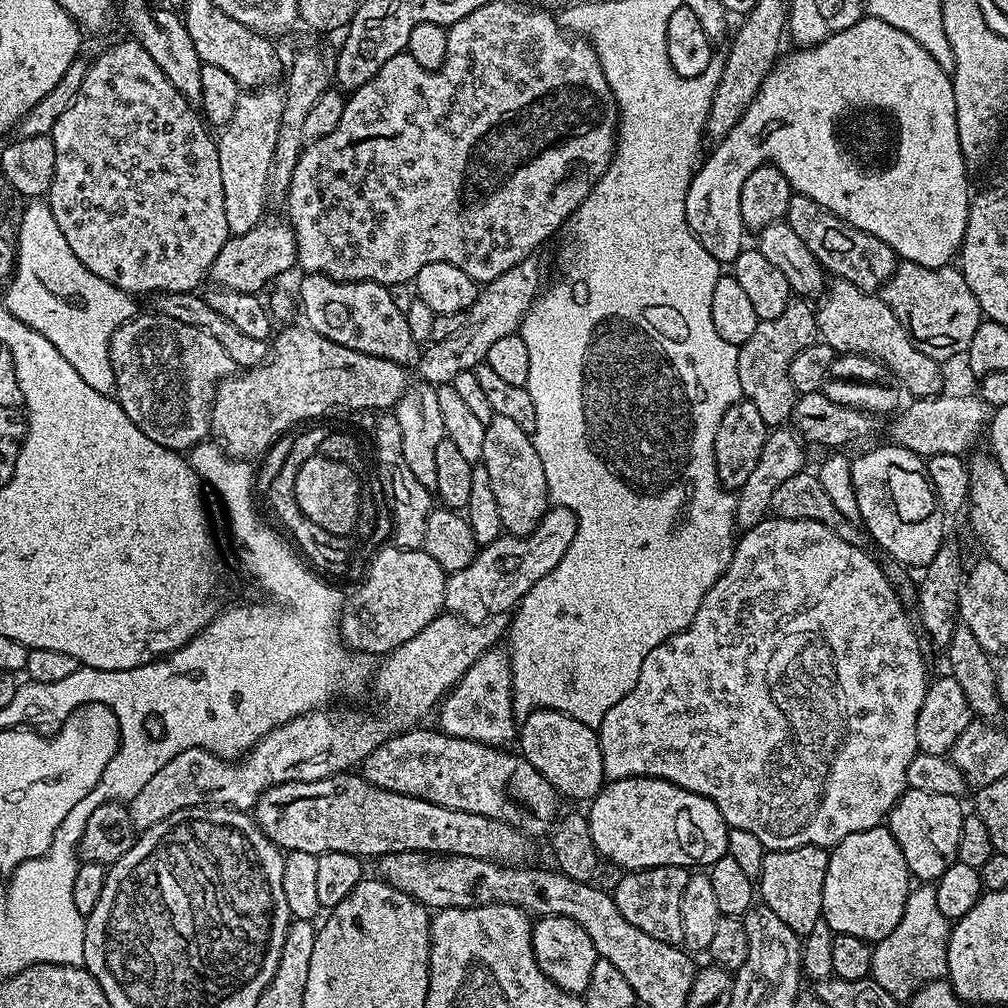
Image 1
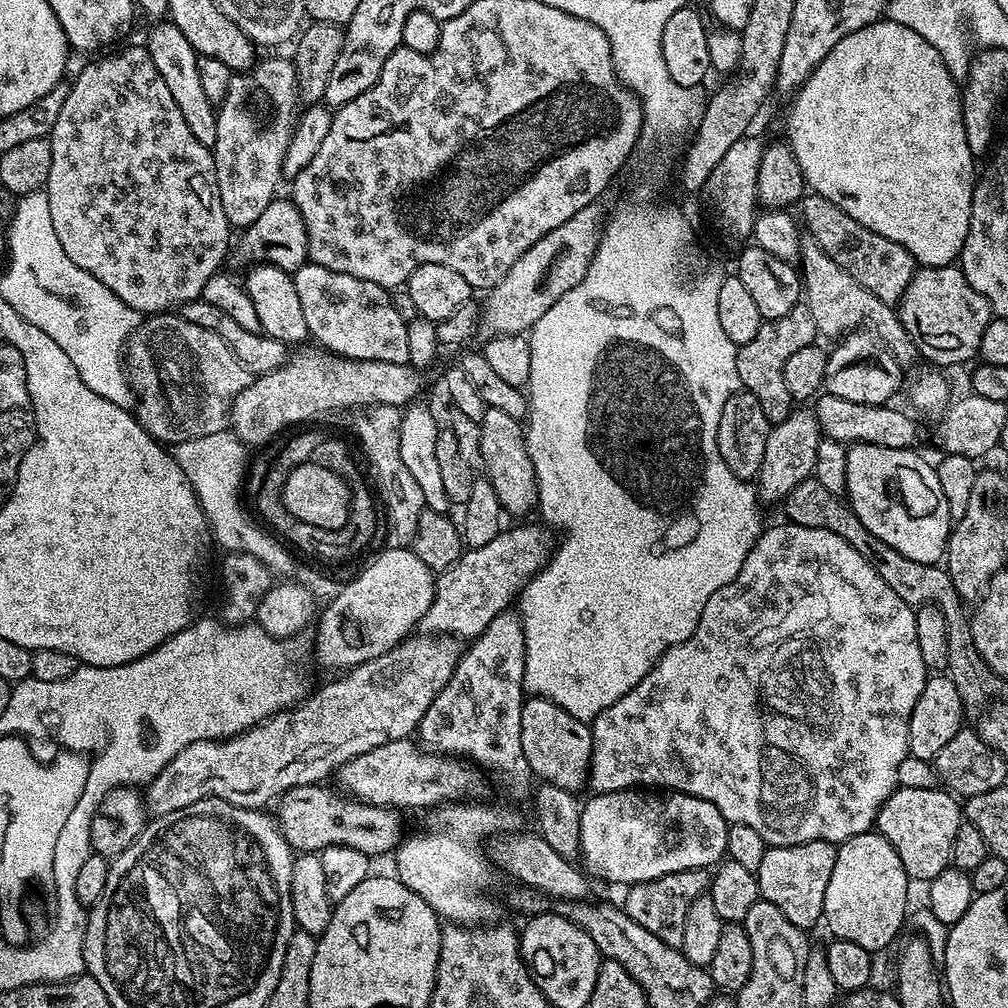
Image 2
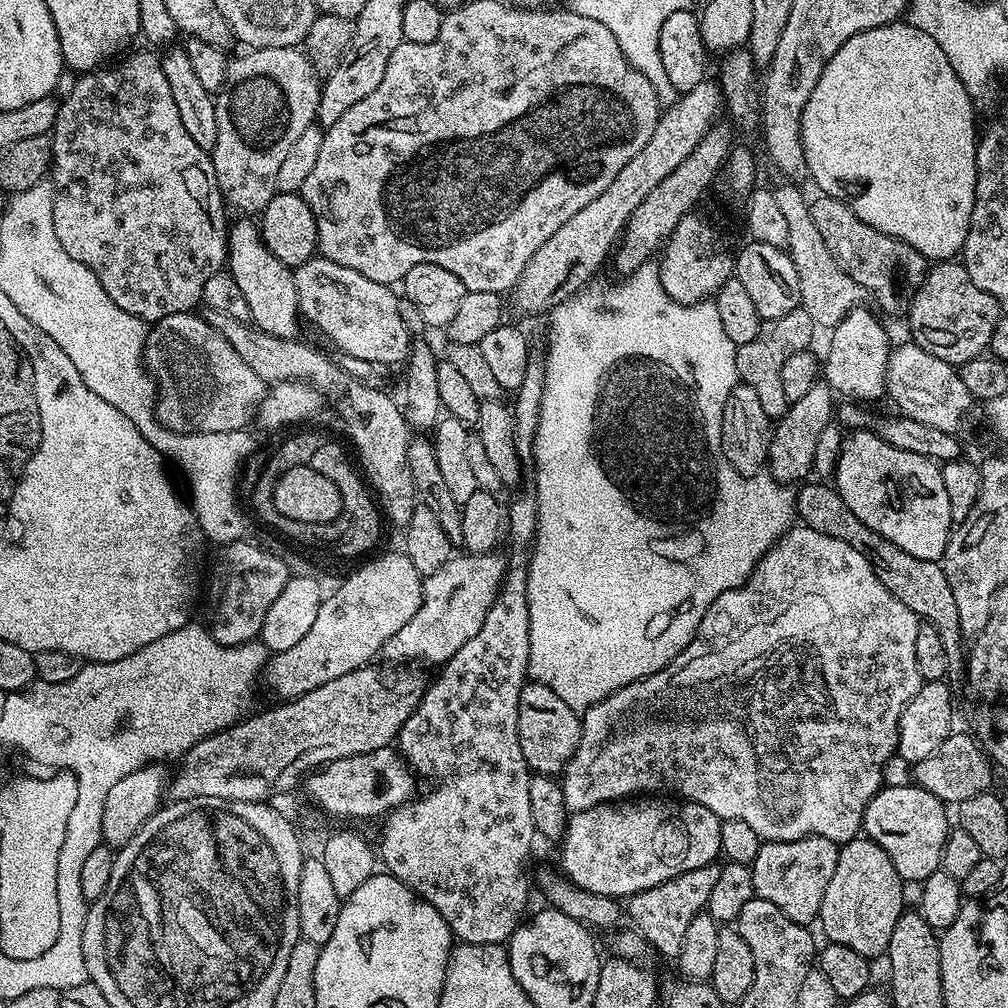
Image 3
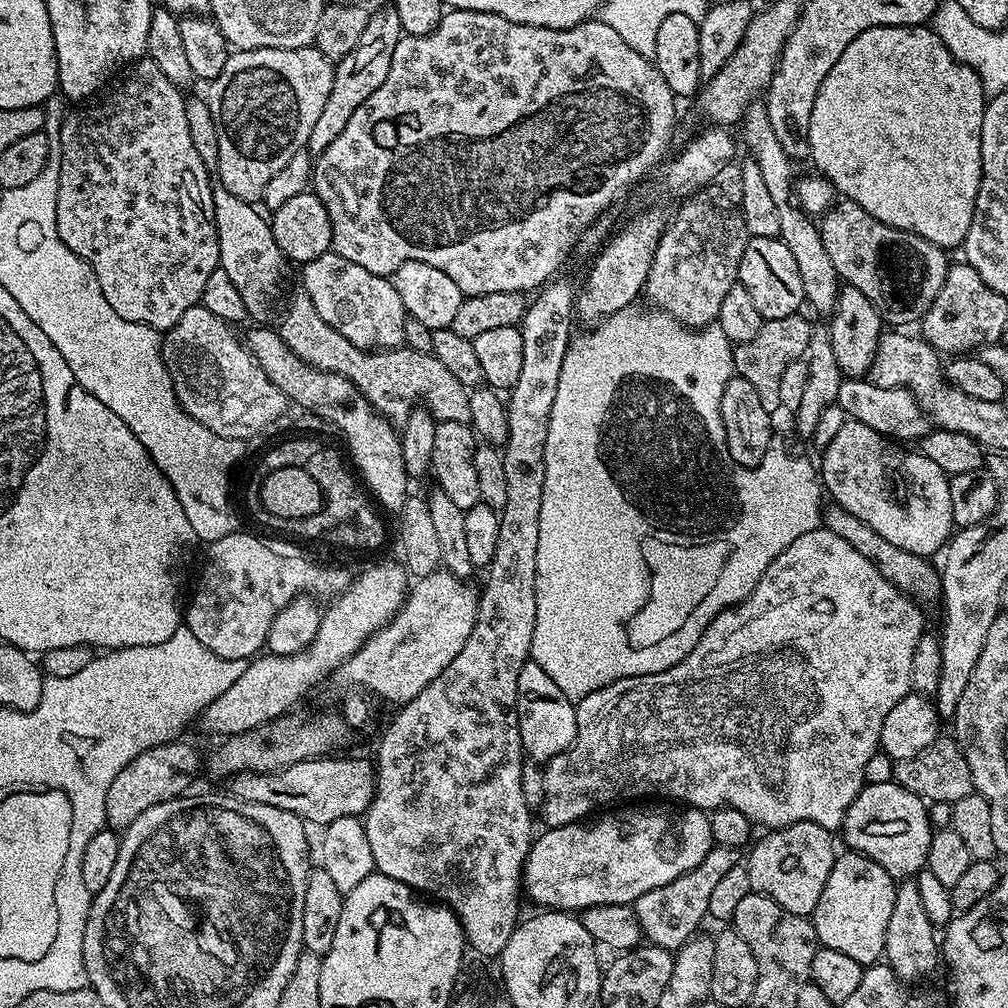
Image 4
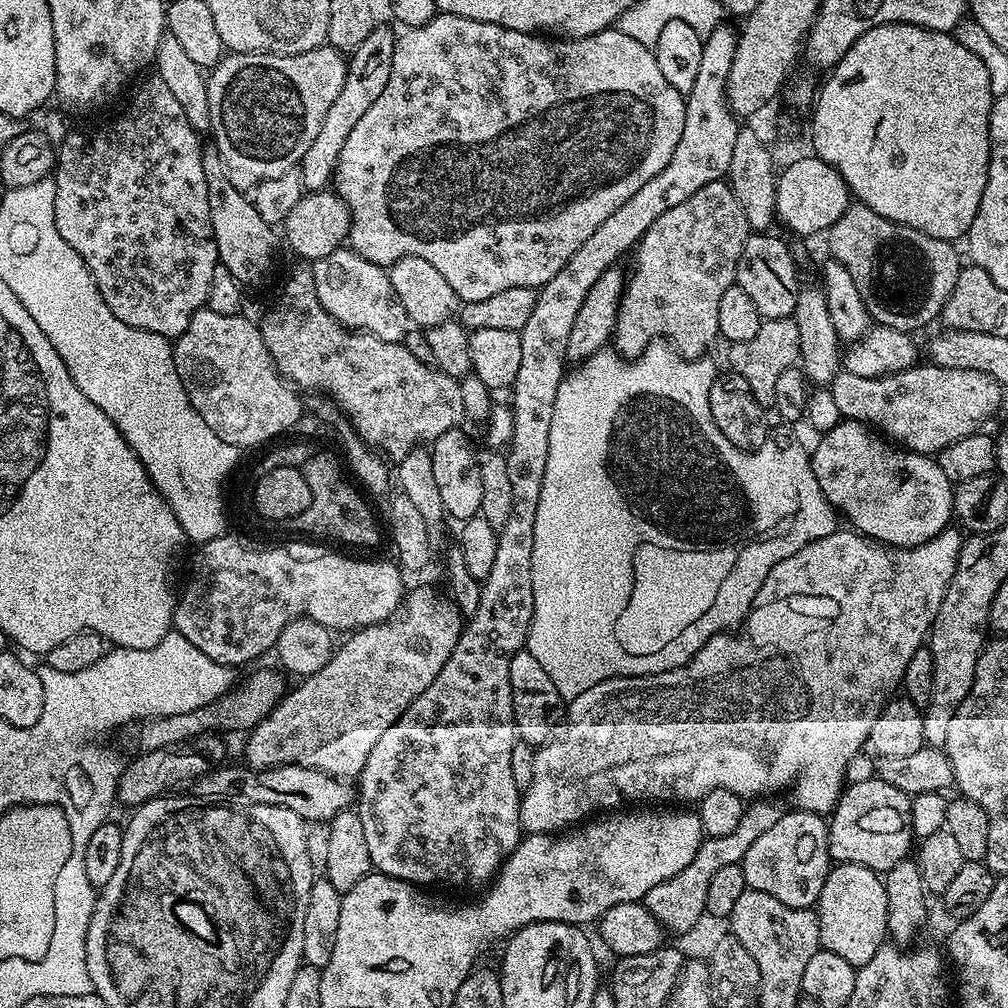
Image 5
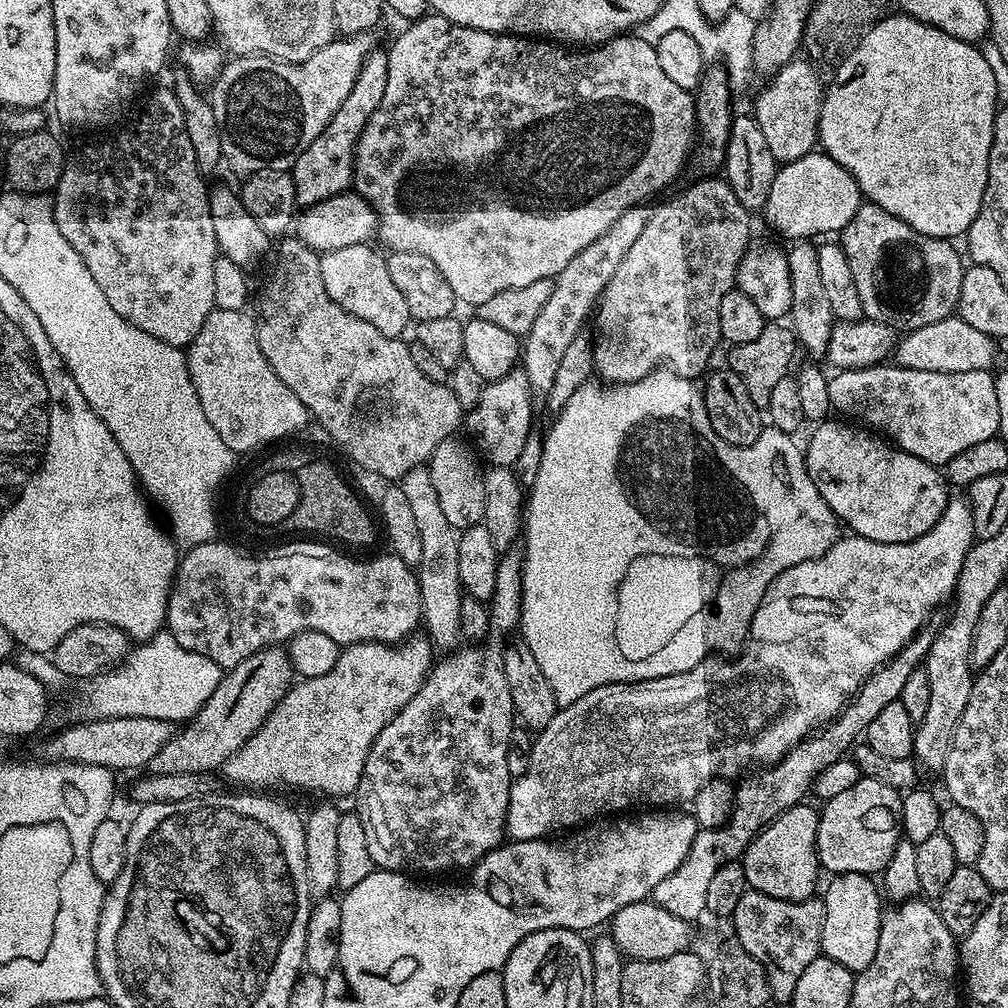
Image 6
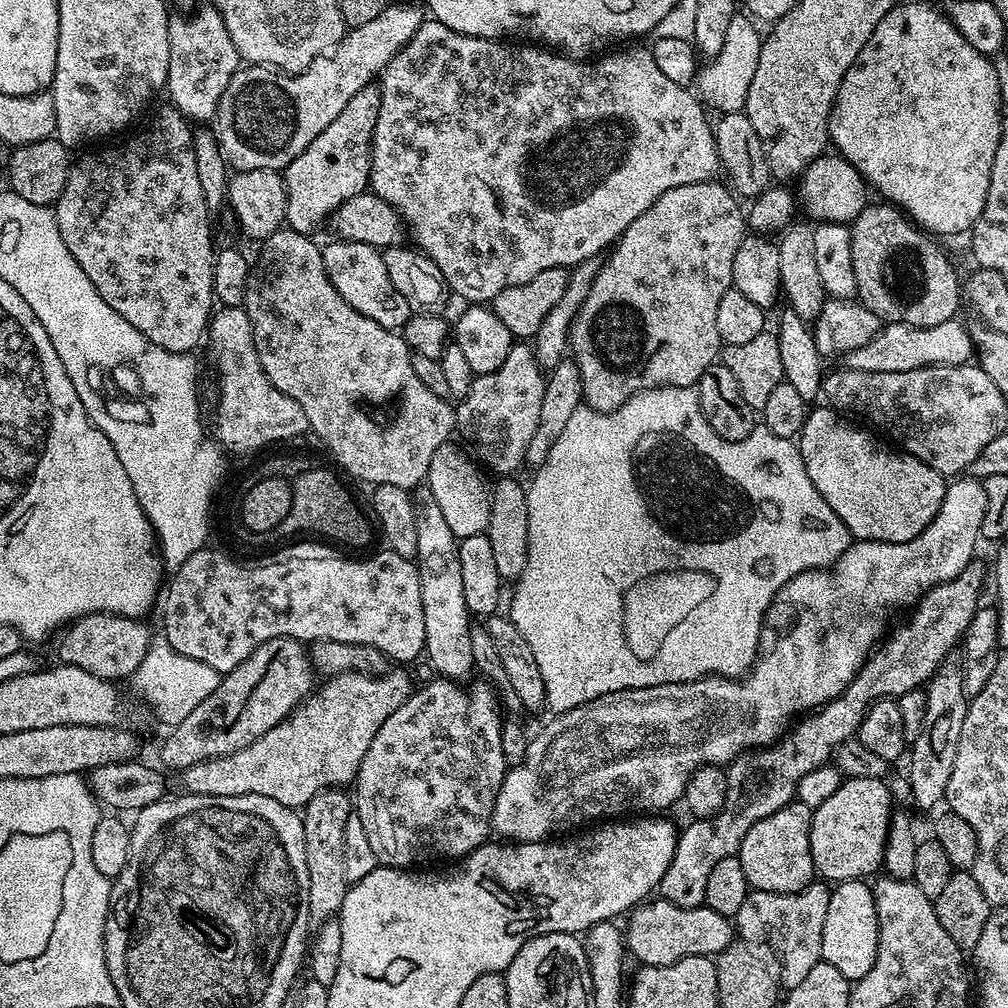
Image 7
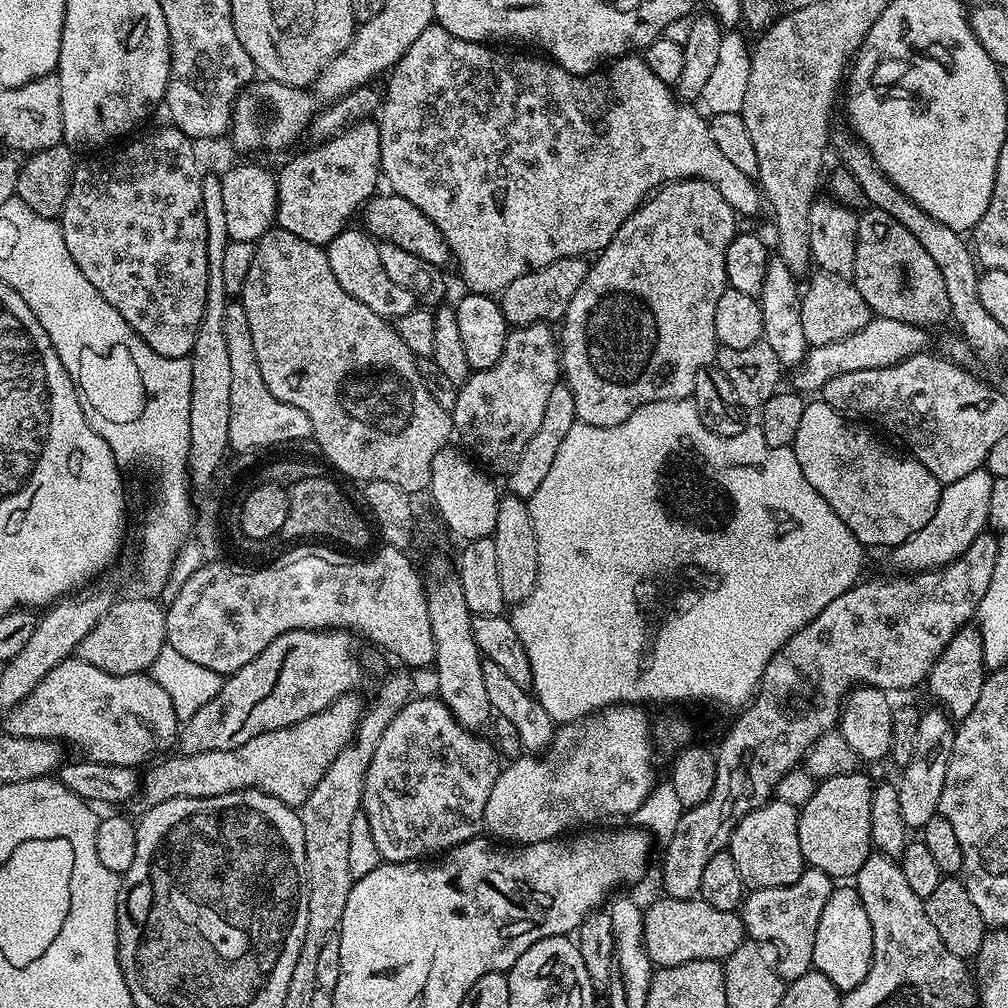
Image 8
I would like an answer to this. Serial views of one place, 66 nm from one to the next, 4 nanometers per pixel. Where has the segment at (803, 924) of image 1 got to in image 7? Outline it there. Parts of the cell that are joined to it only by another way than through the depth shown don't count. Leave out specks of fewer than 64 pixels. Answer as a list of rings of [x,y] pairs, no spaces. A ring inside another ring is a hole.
[[[793,802],[782,810],[754,822],[740,843],[739,857],[749,889],[774,894],[794,894],[813,883],[814,869],[810,854],[812,808]]]

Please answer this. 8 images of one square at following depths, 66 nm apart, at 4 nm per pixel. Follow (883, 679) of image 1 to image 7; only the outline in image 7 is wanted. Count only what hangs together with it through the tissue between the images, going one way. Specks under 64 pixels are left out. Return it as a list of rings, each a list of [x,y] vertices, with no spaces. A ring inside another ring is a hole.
[[[956,478],[951,481],[944,489],[942,506],[938,514],[930,522],[922,534],[910,538],[910,542],[878,542],[877,540],[856,540],[849,546],[845,552],[836,560],[835,564],[827,570],[813,570],[810,572],[800,572],[778,590],[776,599],[768,607],[766,617],[769,625],[777,624],[780,628],[788,628],[788,633],[769,650],[757,659],[756,663],[748,669],[747,673],[739,678],[729,678],[727,676],[703,676],[700,680],[691,680],[685,684],[663,684],[653,688],[631,688],[630,690],[618,690],[606,694],[602,698],[594,698],[590,702],[578,705],[574,710],[559,713],[537,736],[533,735],[528,741],[525,761],[521,765],[508,768],[504,774],[504,781],[496,795],[494,810],[492,811],[492,832],[497,837],[503,838],[508,842],[531,842],[534,840],[546,840],[559,830],[563,824],[580,824],[583,820],[592,820],[595,816],[604,816],[600,818],[620,818],[625,814],[648,814],[653,810],[664,810],[668,808],[675,800],[679,801],[686,790],[686,782],[693,770],[701,768],[707,764],[719,764],[727,766],[732,763],[736,757],[743,752],[755,750],[761,746],[776,743],[785,731],[784,723],[791,716],[799,717],[809,710],[819,709],[821,706],[829,704],[831,700],[836,699],[844,692],[848,683],[854,679],[860,672],[864,661],[872,655],[874,649],[881,643],[885,635],[886,627],[880,619],[887,614],[888,608],[904,608],[915,605],[916,601],[928,592],[934,586],[942,582],[950,582],[977,555],[976,543],[981,543],[982,537],[982,514],[986,514],[986,490],[983,483],[975,478]],[[908,604],[908,605],[907,605]],[[834,623],[840,628],[828,628]],[[792,624],[792,625],[791,625]],[[881,635],[881,636],[880,636]],[[765,655],[765,656],[764,656]],[[807,708],[812,708],[808,709]],[[805,711],[805,712],[804,712]],[[799,712],[804,712],[800,713]],[[784,728],[784,729],[783,729]]]

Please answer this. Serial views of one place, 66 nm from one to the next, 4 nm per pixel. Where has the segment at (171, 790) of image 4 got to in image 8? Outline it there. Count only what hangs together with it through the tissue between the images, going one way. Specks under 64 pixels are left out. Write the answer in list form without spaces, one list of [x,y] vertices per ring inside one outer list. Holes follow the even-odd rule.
[[[290,630],[258,658],[246,662],[242,670],[233,672],[217,687],[216,696],[198,710],[191,718],[183,721],[178,732],[178,748],[184,754],[198,754],[206,750],[234,750],[250,738],[258,734],[266,734],[270,730],[282,730],[291,724],[297,724],[302,718],[310,718],[319,712],[325,712],[338,698],[355,693],[362,677],[361,657],[352,649],[353,633],[347,630]]]

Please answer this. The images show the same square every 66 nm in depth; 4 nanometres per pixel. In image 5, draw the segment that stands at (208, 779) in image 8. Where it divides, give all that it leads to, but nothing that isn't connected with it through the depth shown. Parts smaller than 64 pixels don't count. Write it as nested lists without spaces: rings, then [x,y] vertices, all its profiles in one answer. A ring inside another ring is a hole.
[[[416,588],[405,595],[400,611],[395,616],[385,620],[382,624],[374,626],[366,626],[365,628],[353,631],[347,637],[348,640],[344,645],[340,644],[335,649],[332,657],[322,669],[318,670],[312,676],[303,677],[299,681],[297,688],[289,687],[285,691],[284,697],[274,706],[274,710],[270,710],[268,717],[255,728],[247,733],[248,741],[244,744],[244,756],[247,767],[250,768],[277,768],[280,764],[297,764],[303,768],[313,768],[314,770],[322,770],[331,776],[339,776],[341,778],[359,777],[361,770],[366,766],[366,758],[370,758],[370,750],[374,750],[374,742],[378,742],[378,738],[382,738],[382,734],[386,734],[386,730],[390,730],[390,726],[398,717],[404,713],[410,706],[410,702],[414,702],[414,698],[418,698],[418,694],[422,694],[422,690],[426,690],[426,686],[430,686],[430,682],[434,682],[434,678],[438,678],[438,670],[442,670],[442,666],[446,666],[446,662],[450,658],[450,654],[454,650],[454,646],[460,640],[462,631],[462,617],[459,609],[452,603],[451,599],[439,596],[432,588]]]

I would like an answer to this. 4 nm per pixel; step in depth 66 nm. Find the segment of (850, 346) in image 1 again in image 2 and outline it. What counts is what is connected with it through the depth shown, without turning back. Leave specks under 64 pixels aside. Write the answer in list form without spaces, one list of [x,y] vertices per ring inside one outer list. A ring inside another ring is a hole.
[[[810,238],[801,239],[799,271],[802,273],[802,296],[808,305],[810,315],[814,318],[814,326],[821,337],[843,337],[845,334],[867,326],[874,330],[874,335],[889,352],[895,356],[902,366],[908,366],[912,359],[917,359],[918,353],[915,344],[902,326],[897,309],[893,305],[882,302],[866,286],[862,286],[818,242]]]

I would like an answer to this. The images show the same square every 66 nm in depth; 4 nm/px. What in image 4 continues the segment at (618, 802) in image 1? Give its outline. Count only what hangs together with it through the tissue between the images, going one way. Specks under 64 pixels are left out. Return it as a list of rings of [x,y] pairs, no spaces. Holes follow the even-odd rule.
[[[644,804],[641,808],[620,808],[617,812],[597,815],[597,820],[564,824],[561,828],[548,828],[537,835],[524,863],[526,896],[537,900],[548,910],[567,910],[573,914],[581,908],[593,908],[603,904],[633,904],[646,890],[666,886],[682,874],[694,870],[714,847],[707,811],[691,806],[659,808],[656,804]]]

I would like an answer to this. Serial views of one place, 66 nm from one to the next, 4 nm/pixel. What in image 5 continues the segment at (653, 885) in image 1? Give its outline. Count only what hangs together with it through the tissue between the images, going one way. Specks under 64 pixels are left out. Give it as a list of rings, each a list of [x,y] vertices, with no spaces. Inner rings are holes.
[[[756,798],[745,807],[742,820],[738,822],[738,830],[734,834],[726,834],[726,838],[707,837],[700,843],[698,854],[694,854],[694,862],[686,866],[674,878],[666,878],[666,882],[658,882],[654,890],[644,895],[642,903],[648,907],[650,914],[658,918],[658,922],[664,927],[665,933],[688,932],[700,919],[705,919],[706,890],[710,886],[710,878],[714,878],[717,870],[722,866],[734,866],[743,861],[746,850],[754,846],[754,838],[759,838],[778,822],[785,814],[785,805],[775,804],[772,798]]]

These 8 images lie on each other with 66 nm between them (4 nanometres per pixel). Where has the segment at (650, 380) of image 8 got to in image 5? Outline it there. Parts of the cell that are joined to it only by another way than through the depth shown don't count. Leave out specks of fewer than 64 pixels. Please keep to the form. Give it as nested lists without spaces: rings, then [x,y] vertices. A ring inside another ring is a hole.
[[[715,180],[710,182],[710,186],[702,186],[702,190],[698,190],[698,194],[690,194],[690,198],[686,198],[686,202],[678,202],[678,206],[668,208],[666,214],[662,214],[644,231],[644,235],[640,237],[640,243],[634,249],[636,255],[636,265],[633,266],[632,272],[627,277],[624,286],[624,296],[620,299],[620,309],[616,312],[616,326],[614,329],[614,348],[621,356],[625,358],[635,358],[648,349],[650,342],[657,338],[663,338],[667,343],[671,344],[685,360],[695,360],[703,357],[704,352],[711,346],[715,340],[718,340],[720,331],[718,330],[718,305],[722,294],[726,294],[726,290],[730,290],[730,286],[736,282],[736,271],[738,270],[738,258],[742,258],[742,250],[746,246],[750,229],[746,222],[746,214],[742,214],[742,206],[740,200],[734,198],[731,184],[724,180]]]

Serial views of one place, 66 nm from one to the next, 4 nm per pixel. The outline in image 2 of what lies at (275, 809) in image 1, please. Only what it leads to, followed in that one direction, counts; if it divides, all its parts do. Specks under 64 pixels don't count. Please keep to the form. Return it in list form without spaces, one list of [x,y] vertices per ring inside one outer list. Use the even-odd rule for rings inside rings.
[[[323,783],[307,784],[301,788],[291,788],[279,797],[280,809],[274,812],[278,827],[286,842],[293,850],[301,853],[320,853],[330,846],[350,846],[362,850],[370,858],[395,853],[396,847],[406,835],[404,820],[395,808],[383,808],[353,800],[339,791],[324,788]],[[520,830],[505,832],[501,835],[491,837],[491,839],[487,841],[486,851],[493,865],[495,865],[499,871],[501,868],[502,871],[509,872],[514,879],[520,880],[516,882],[519,882],[521,885],[535,889],[547,897],[555,898],[556,900],[581,899],[581,869],[577,867],[573,861],[562,858],[562,856],[535,831],[532,831],[533,833],[523,832],[524,831]]]

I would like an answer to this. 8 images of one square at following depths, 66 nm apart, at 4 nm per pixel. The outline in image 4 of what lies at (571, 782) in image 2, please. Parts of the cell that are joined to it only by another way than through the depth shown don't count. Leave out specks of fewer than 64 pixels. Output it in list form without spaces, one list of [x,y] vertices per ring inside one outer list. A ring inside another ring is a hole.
[[[531,662],[524,664],[518,674],[516,713],[520,741],[529,761],[547,762],[562,754],[576,740],[576,704],[569,700],[550,679],[542,666]]]

